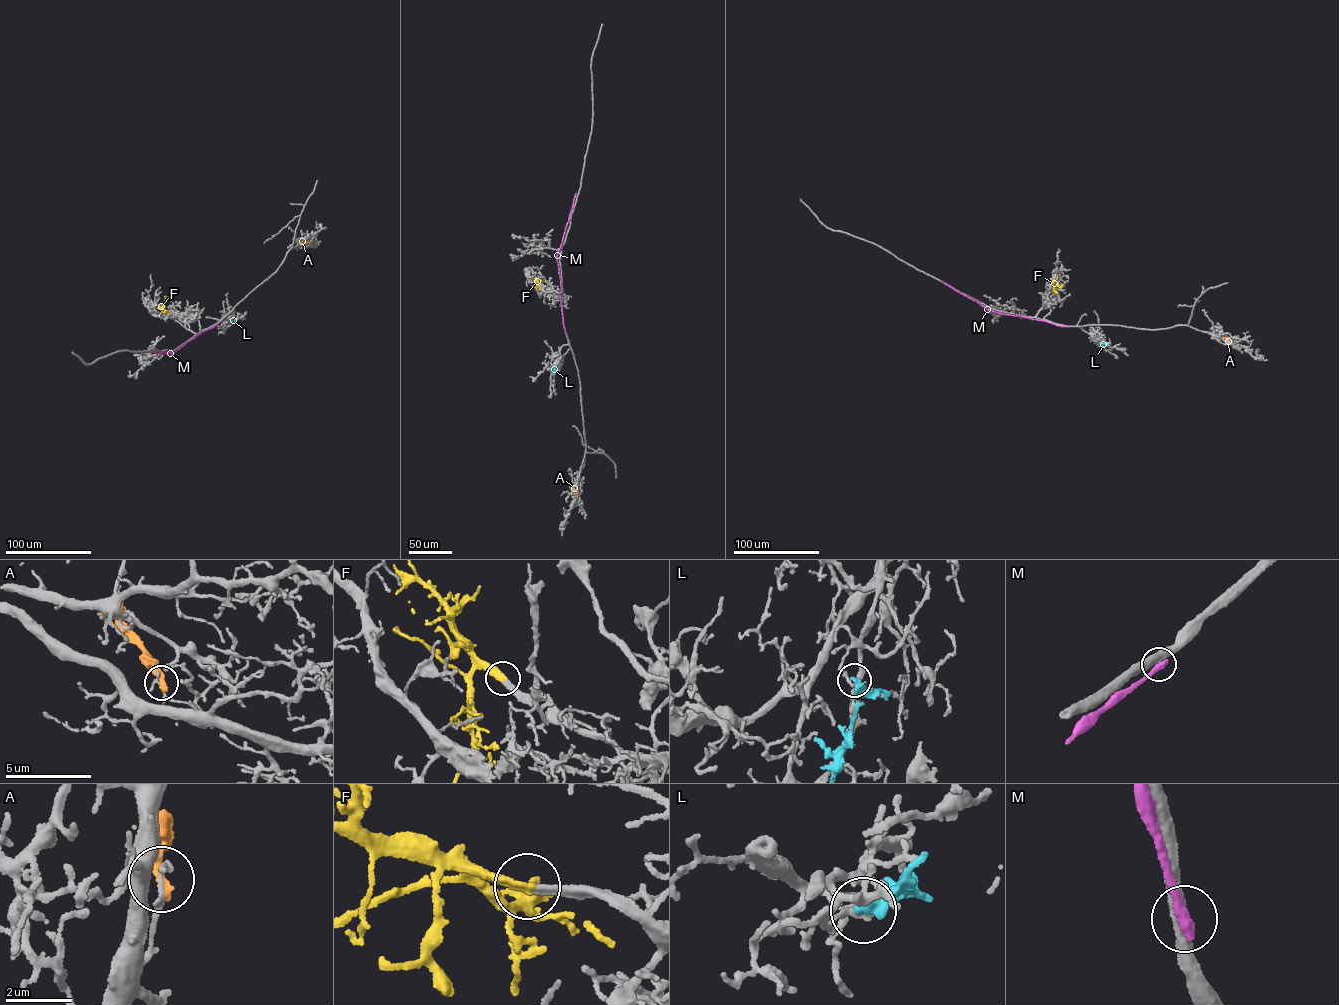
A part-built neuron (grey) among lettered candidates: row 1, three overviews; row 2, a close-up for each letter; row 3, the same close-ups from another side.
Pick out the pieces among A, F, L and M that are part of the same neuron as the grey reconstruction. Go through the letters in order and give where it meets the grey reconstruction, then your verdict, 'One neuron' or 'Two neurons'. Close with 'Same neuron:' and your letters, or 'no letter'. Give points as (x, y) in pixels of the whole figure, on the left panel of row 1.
A: Touches grey at (309, 242). Two neurons
F: Touches grey at (167, 310). One neuron
L: Touches grey at (230, 322). Two neurons
M: Touches grey at (219, 322). Two neurons
Same neuron: F

